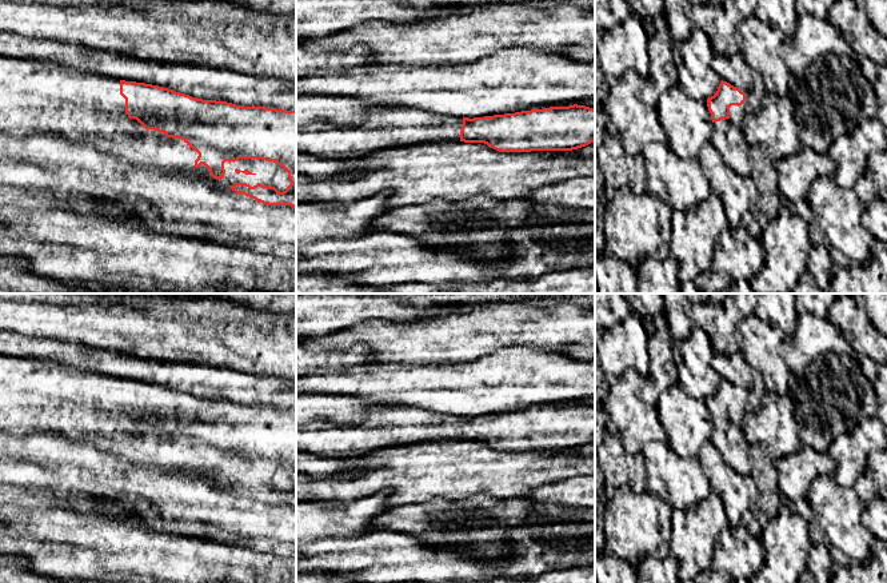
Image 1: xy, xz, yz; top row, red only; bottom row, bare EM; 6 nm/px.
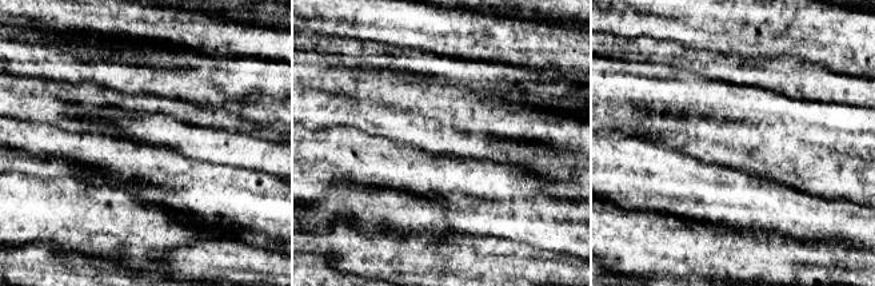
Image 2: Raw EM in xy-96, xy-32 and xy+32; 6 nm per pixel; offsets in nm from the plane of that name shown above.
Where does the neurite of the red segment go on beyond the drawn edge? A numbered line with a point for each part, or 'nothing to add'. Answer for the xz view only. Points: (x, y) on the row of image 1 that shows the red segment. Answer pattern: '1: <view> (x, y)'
1: xz (384, 127)

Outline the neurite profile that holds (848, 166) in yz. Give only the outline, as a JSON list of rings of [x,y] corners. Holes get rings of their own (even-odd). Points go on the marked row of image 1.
[[[860,117],[850,133],[839,136],[828,148],[827,153],[835,163],[832,177],[842,188],[856,188],[859,177],[867,171],[867,157],[872,152],[880,152],[887,148],[884,127],[878,117]]]

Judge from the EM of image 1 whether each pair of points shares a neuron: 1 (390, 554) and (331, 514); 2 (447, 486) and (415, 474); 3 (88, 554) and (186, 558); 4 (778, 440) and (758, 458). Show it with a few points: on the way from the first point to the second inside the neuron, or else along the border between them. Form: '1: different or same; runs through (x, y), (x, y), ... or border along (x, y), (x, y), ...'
1: different; border along (372, 528), (356, 536), (330, 536)
2: same; runs through (439, 478), (435, 474), (423, 474)
3: same; runs through (112, 555), (120, 558), (162, 558)
4: different; border along (751, 444), (759, 444), (775, 460)

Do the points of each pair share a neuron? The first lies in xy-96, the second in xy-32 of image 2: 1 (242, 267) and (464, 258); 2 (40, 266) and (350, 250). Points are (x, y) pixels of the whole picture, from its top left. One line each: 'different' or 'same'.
1: same
2: different

